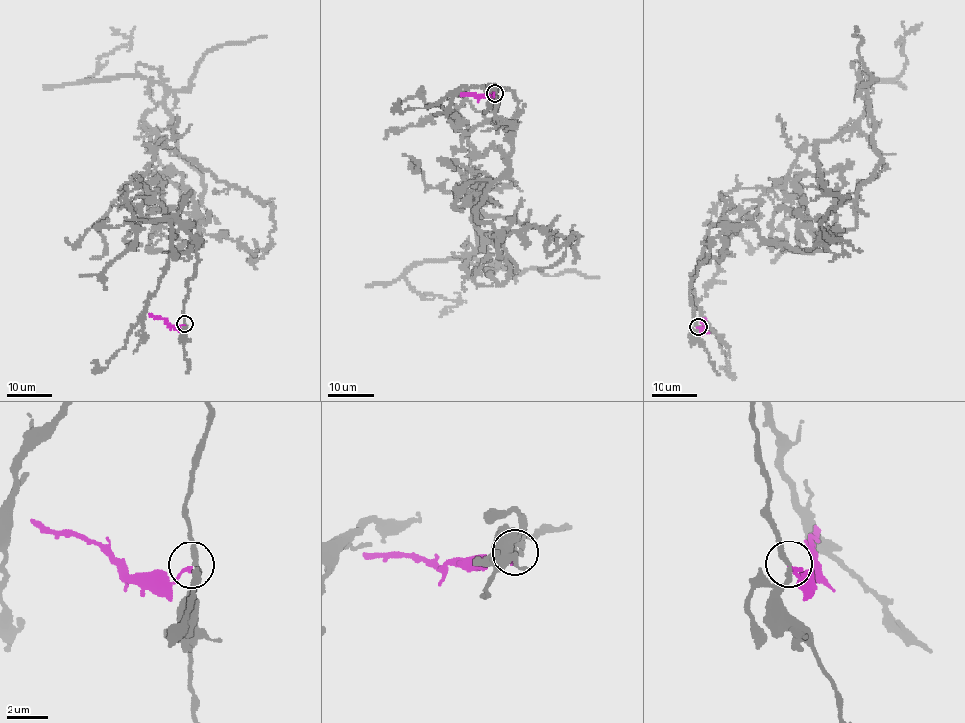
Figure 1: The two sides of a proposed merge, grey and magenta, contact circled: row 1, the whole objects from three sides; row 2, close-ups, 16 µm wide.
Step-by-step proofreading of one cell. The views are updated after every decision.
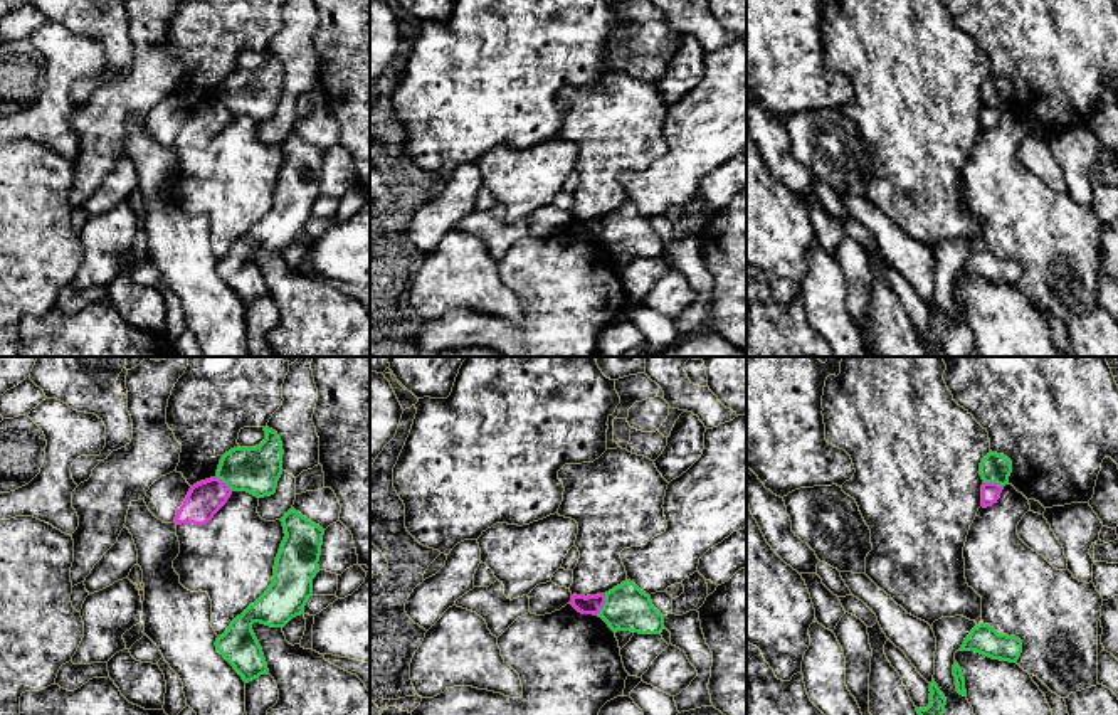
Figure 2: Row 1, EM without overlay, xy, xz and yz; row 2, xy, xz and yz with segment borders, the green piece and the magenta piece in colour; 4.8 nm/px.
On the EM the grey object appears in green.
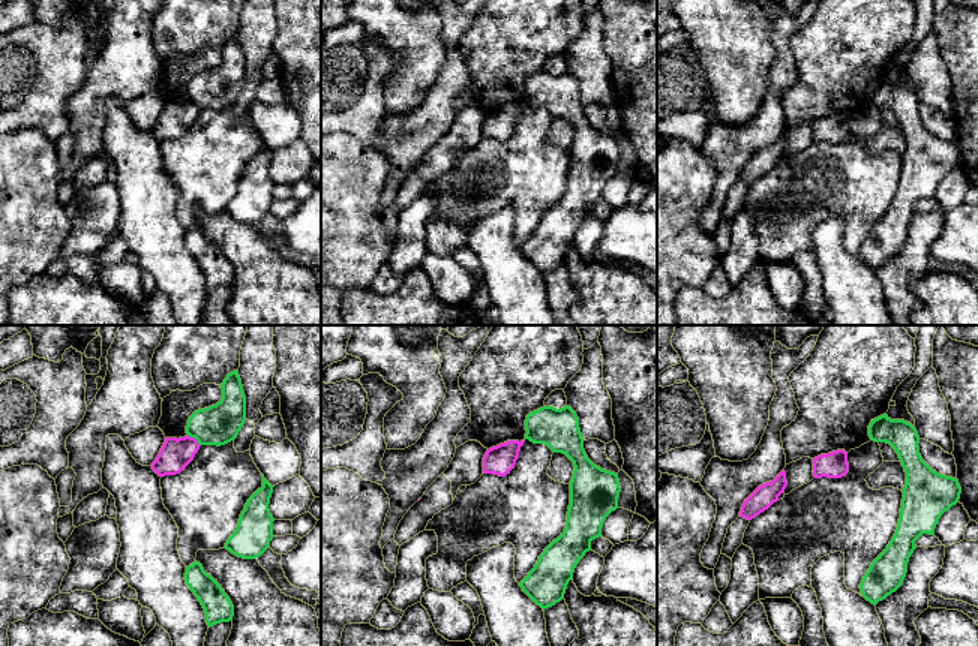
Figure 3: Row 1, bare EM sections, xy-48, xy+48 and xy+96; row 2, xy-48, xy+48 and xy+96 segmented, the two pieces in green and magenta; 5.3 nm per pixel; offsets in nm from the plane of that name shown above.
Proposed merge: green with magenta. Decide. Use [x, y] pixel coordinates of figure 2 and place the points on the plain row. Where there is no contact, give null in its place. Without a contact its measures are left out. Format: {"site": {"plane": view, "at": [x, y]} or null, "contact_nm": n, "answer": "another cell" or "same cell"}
{"site": {"plane": "xz", "at": [604, 227]}, "contact_nm": 110, "answer": "another cell"}

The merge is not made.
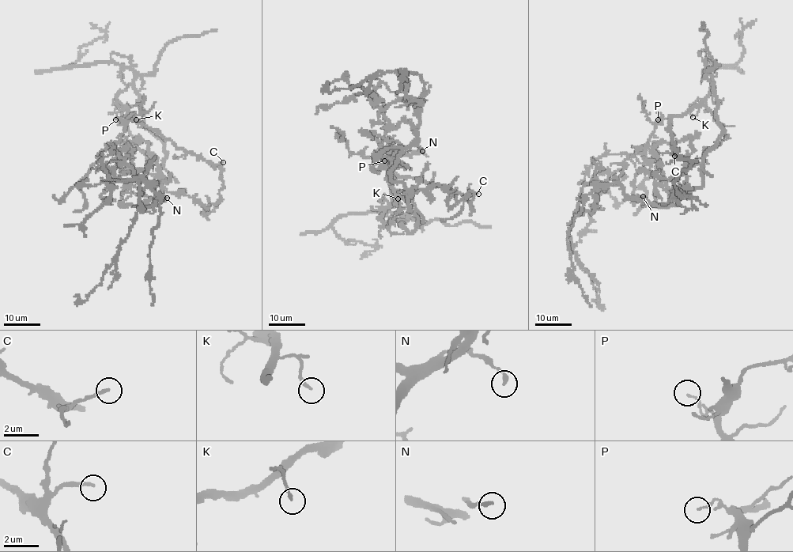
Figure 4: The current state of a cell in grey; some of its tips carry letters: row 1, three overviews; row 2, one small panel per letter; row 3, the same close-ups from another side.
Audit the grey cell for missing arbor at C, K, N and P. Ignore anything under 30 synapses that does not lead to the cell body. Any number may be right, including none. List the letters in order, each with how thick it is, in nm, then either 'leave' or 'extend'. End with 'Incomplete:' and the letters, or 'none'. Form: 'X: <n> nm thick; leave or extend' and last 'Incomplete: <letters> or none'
C: 180 nm thick; leave
K: 160 nm thick; leave
N: 200 nm thick; leave
P: 130 nm thick; leave
Incomplete: none

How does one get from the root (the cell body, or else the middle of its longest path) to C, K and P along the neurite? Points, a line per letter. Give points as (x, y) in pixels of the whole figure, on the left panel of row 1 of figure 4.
C: (117, 143), (124, 131), (123, 119), (133, 119), (156, 130), (177, 147), (201, 156), (213, 166), (223, 162)
K: (117, 143), (124, 131), (123, 119), (129, 119), (127, 115), (131, 112), (136, 119)
P: (117, 143), (124, 131), (125, 122), (122, 119), (115, 119)

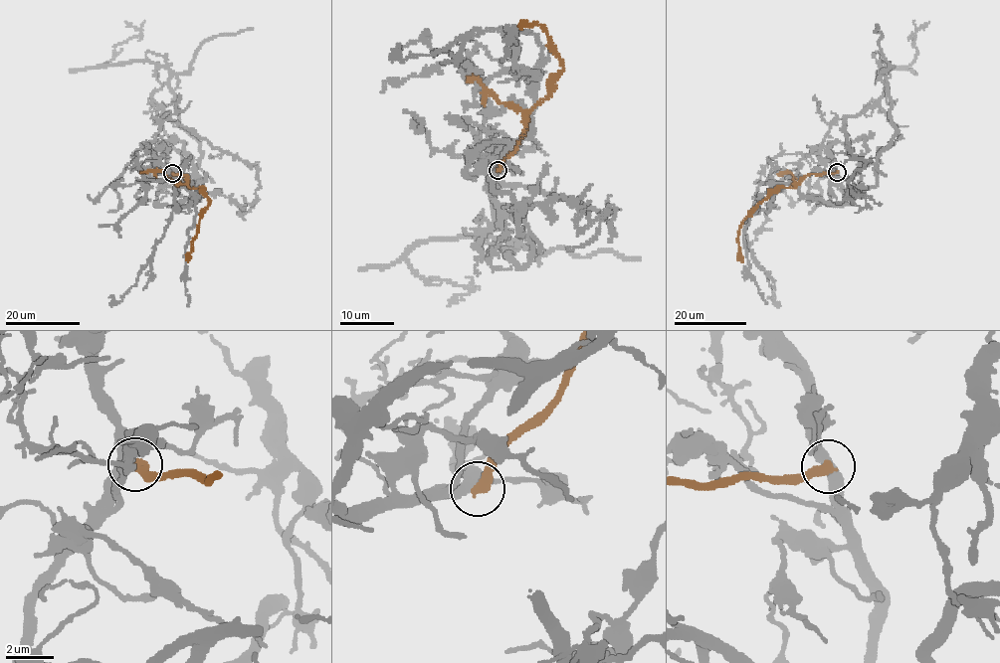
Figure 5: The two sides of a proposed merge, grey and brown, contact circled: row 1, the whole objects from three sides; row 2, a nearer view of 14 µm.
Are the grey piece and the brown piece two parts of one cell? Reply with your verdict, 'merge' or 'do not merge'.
do not merge

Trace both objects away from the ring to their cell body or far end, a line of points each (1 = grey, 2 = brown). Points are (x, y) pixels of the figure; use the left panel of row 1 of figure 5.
1: (172, 174), (165, 146), (150, 144), (164, 117), (151, 96), (169, 71), (99, 66), (140, 33), (124, 22)
2: (172, 174), (186, 175), (191, 188), (201, 188), (210, 201), (202, 214), (188, 261)

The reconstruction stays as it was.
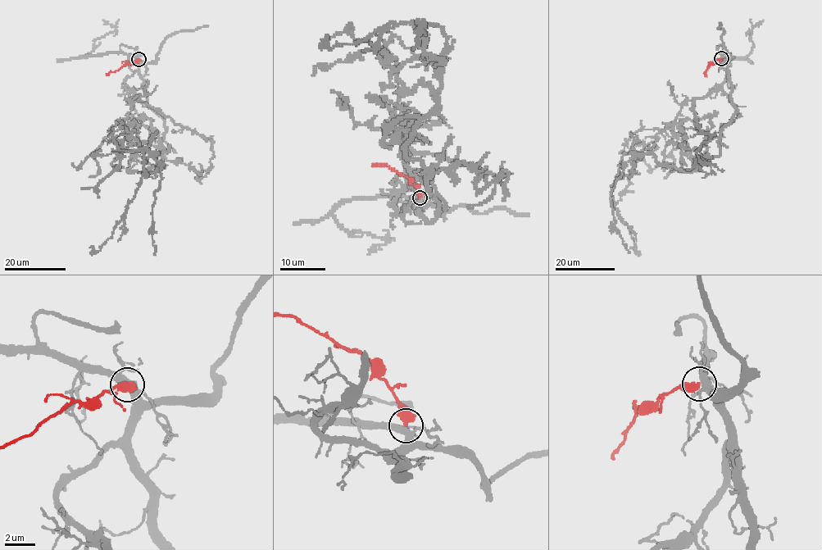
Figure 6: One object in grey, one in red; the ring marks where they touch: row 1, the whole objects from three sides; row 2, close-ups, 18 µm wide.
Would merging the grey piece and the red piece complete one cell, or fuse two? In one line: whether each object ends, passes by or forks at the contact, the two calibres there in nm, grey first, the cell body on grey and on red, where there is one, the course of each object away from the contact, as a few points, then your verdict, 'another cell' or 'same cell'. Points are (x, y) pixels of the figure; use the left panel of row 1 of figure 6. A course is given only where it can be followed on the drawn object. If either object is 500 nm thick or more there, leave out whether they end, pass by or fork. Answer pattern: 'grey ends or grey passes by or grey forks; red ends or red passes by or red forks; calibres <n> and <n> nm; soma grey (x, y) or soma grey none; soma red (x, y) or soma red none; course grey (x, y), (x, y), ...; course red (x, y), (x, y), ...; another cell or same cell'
calibres 380 and 550 nm; soma grey none; soma red none; course grey (138, 59), (124, 83), (134, 100), (122, 124), (158, 153), (143, 149), (135, 196), (99, 251), (92, 246); course red (138, 59), (106, 74); same cell

